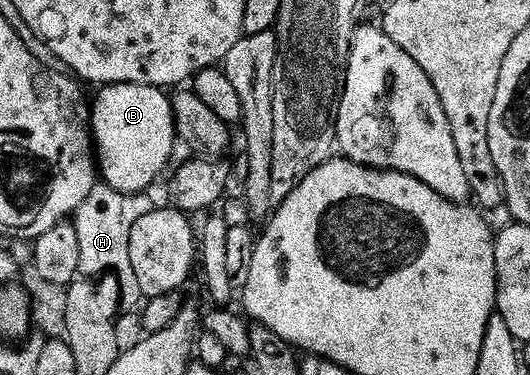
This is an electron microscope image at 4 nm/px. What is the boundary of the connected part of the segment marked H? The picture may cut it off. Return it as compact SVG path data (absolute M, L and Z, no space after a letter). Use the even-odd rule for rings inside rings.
M99 181L84 196L72 215L77 227L79 242L79 264L77 273L82 276L102 276L105 270L111 270L113 281L118 288L118 301L123 311L135 309L143 301L143 294L136 275L132 270L128 254L129 232L132 224L152 208L149 193L125 194L112 188L106 182Z

